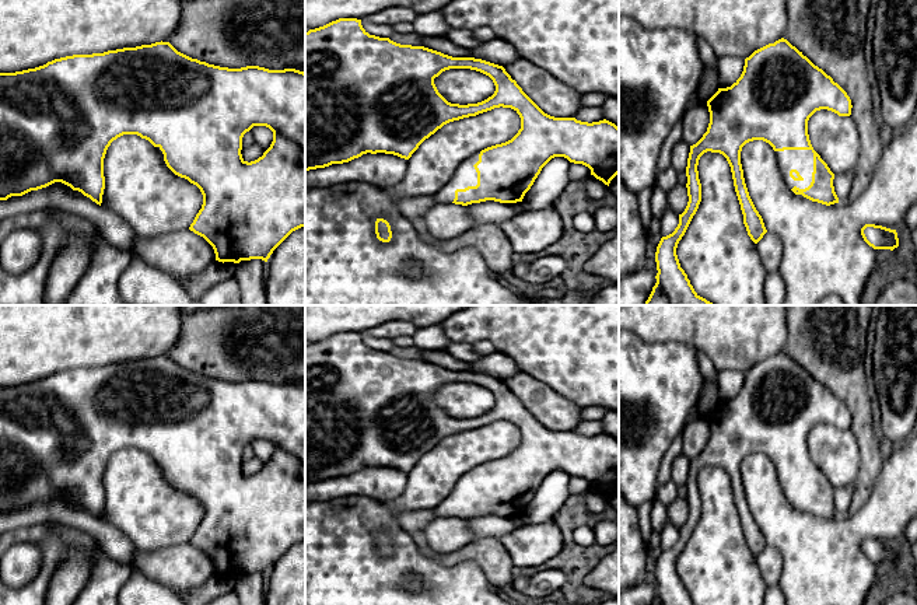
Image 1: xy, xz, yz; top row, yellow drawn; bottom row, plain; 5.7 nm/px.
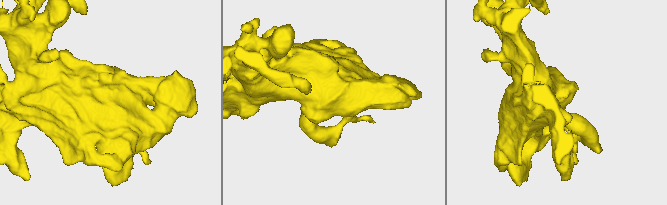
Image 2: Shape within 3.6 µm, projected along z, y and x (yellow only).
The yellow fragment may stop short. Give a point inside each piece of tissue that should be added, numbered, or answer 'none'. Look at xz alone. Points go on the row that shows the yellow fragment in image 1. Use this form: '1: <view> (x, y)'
1: xz (465, 175)

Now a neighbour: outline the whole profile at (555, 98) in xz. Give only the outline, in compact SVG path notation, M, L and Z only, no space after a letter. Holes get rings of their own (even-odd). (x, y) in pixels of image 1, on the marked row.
M518 59L504 69L545 113L554 118L574 118L582 108L582 94L531 62Z

